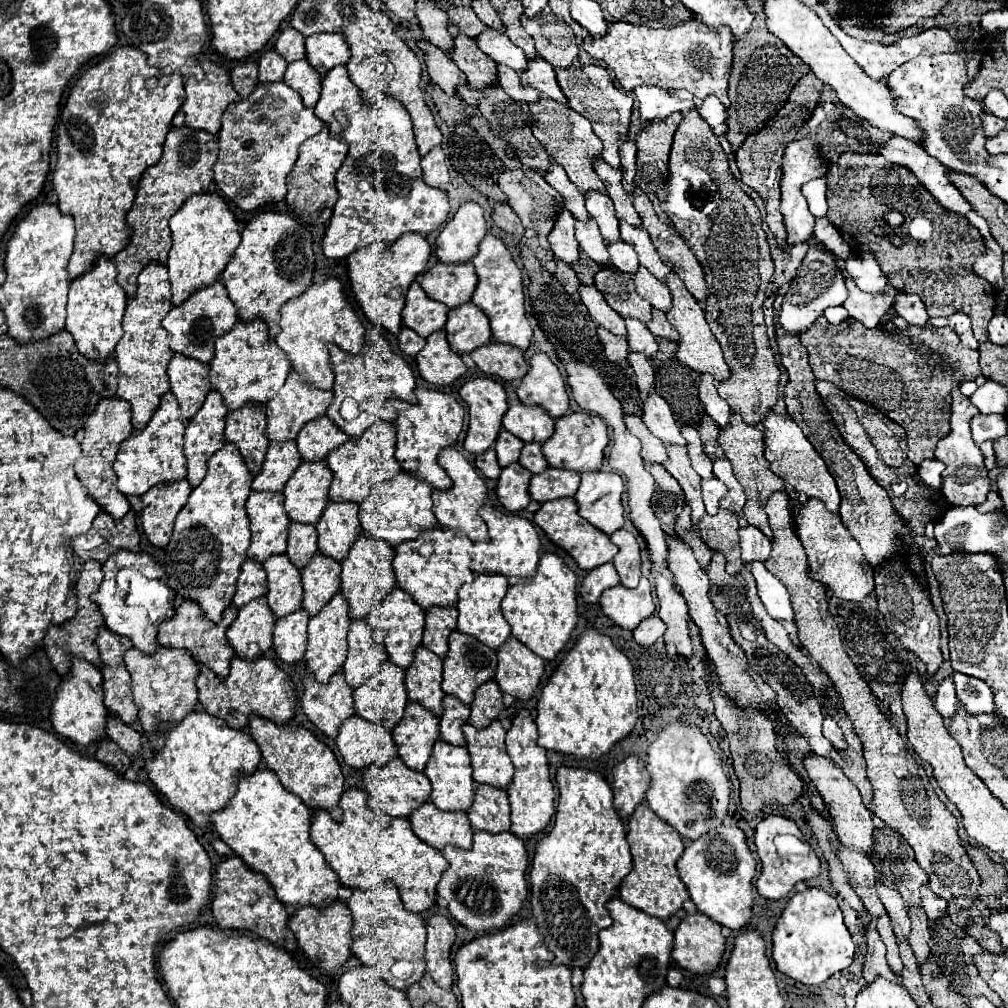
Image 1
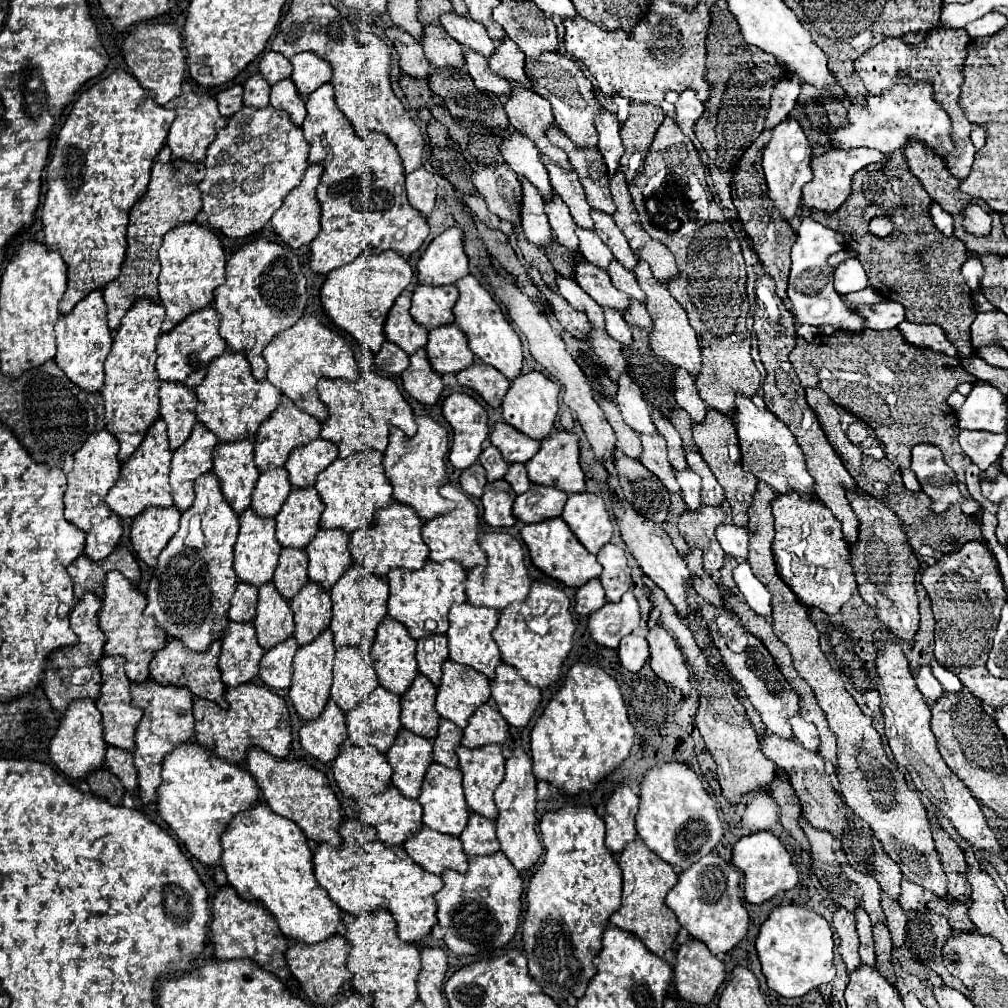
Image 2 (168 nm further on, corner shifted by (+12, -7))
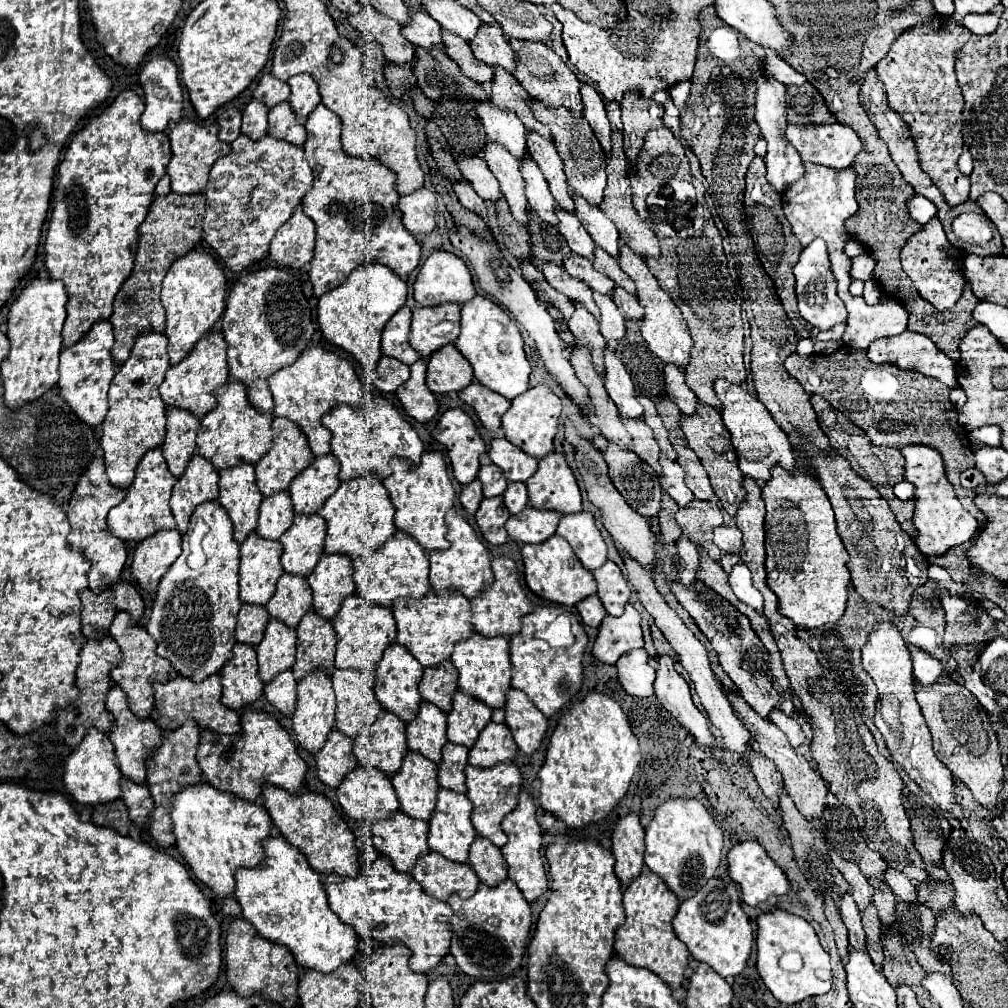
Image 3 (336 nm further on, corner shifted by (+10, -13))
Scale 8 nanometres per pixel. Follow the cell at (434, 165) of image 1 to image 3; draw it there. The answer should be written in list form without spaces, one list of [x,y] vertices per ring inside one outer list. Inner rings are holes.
[[[426,187],[416,189],[412,195],[402,195],[398,203],[406,229],[422,239],[436,225],[436,197]]]

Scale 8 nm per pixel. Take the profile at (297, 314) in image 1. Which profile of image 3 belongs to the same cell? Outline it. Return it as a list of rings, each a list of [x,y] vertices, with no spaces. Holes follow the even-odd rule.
[[[308,345],[300,353],[300,359],[296,359],[296,363],[272,373],[268,377],[268,385],[274,395],[274,415],[292,419],[308,437],[308,445],[312,447],[314,455],[330,453],[330,431],[322,425],[320,417],[336,403],[348,403],[352,407],[358,407],[364,395],[362,383],[354,373],[352,363],[320,345]]]

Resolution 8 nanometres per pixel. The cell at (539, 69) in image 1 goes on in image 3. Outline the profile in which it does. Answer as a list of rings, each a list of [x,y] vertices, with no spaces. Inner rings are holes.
[[[484,25],[480,35],[470,43],[474,55],[490,67],[504,67],[508,73],[516,69],[516,53],[510,47],[508,39],[504,37],[500,25]]]

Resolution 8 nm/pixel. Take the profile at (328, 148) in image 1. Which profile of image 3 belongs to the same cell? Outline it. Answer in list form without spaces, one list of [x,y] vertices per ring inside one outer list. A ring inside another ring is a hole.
[[[302,203],[294,209],[292,217],[278,229],[270,243],[270,257],[282,267],[300,269],[314,255],[316,225],[304,213]]]

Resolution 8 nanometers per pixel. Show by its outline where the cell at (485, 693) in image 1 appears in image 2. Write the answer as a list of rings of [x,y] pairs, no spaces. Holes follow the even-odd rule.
[[[482,705],[464,729],[462,745],[468,749],[478,749],[490,743],[504,743],[508,739],[508,727],[510,725],[504,723],[504,717],[496,709]]]

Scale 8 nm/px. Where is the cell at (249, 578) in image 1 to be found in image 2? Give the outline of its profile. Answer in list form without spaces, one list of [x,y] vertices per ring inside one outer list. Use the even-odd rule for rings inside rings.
[[[238,583],[236,593],[230,601],[230,621],[236,623],[252,623],[256,617],[256,603],[258,603],[258,589],[248,583]]]

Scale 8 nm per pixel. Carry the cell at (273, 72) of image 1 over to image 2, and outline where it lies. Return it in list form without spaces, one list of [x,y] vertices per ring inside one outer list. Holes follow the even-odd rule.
[[[254,75],[244,83],[244,105],[246,107],[256,107],[256,109],[266,107],[268,95],[270,95],[270,85],[260,75]]]

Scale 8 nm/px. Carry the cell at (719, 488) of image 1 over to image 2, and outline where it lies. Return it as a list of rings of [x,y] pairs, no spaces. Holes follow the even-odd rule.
[[[690,469],[684,471],[676,471],[676,481],[680,483],[682,489],[682,499],[686,503],[688,509],[698,509],[700,507],[700,477],[696,473],[692,473]]]

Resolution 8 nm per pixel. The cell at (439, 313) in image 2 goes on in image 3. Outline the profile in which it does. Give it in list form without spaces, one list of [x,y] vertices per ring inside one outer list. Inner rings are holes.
[[[440,303],[434,307],[414,309],[410,341],[412,347],[420,351],[422,357],[432,355],[446,343],[454,343],[458,333],[460,333],[460,305]]]

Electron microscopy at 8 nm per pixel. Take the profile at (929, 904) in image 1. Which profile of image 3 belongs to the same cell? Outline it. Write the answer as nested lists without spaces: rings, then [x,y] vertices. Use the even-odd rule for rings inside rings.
[[[890,869],[890,871],[886,871],[886,879],[884,881],[890,885],[890,889],[894,891],[894,895],[896,895],[898,901],[916,903],[916,897],[918,897],[916,885],[906,875],[902,875],[900,871]]]

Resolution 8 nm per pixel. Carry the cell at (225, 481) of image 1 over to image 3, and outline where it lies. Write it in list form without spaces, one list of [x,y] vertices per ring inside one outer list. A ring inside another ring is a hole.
[[[206,501],[196,507],[190,527],[182,537],[182,553],[170,565],[168,573],[160,579],[152,603],[150,621],[146,625],[148,633],[158,643],[158,655],[166,657],[176,673],[190,675],[190,679],[196,681],[202,681],[212,673],[218,673],[222,665],[232,657],[232,647],[236,643],[234,629],[242,601],[238,597],[238,543],[232,539],[232,535],[234,525],[228,513],[216,501]]]

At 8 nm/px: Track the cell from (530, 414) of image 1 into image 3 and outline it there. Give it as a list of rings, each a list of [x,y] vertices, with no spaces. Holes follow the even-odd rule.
[[[506,437],[492,439],[490,459],[504,471],[508,481],[528,481],[538,469],[538,459],[526,455],[522,449],[512,445]]]

